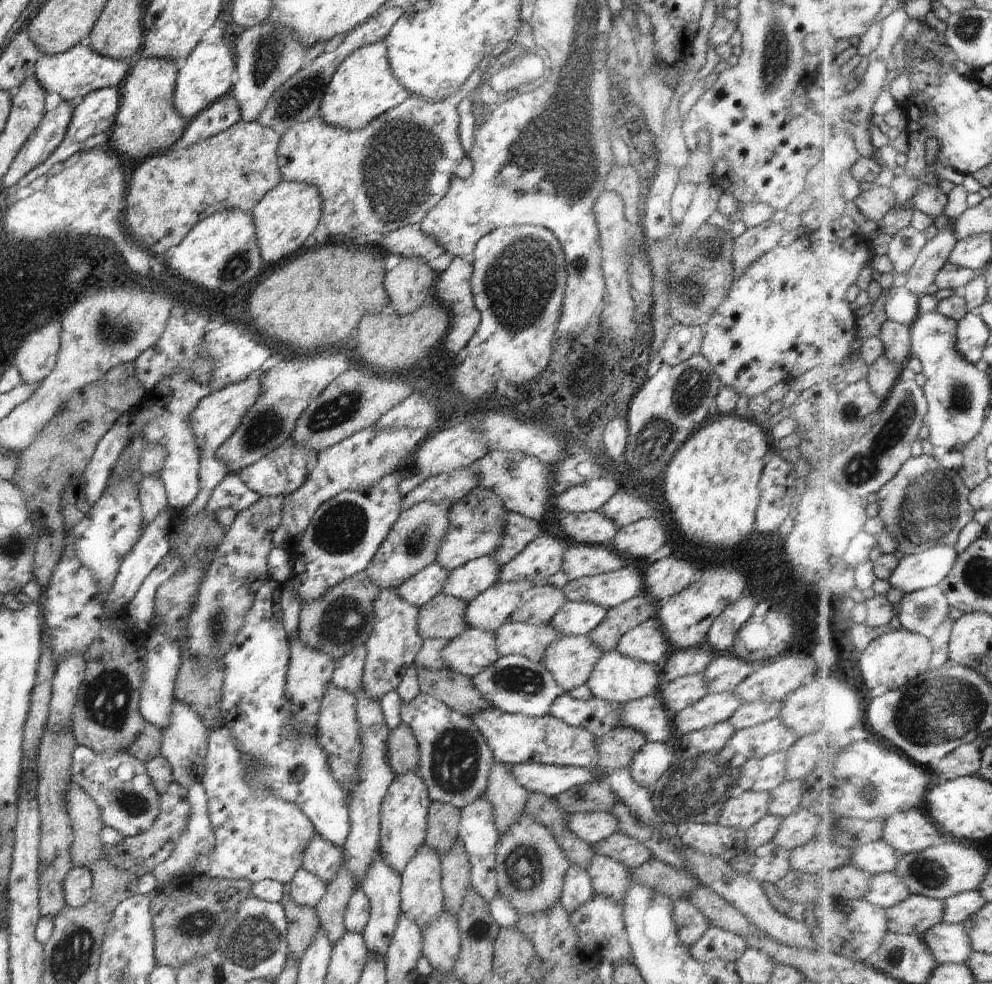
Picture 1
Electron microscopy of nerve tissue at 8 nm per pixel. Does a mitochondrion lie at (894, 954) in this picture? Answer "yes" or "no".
yes

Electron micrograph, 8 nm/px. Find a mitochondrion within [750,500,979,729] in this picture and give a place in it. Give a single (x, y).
(927, 613)

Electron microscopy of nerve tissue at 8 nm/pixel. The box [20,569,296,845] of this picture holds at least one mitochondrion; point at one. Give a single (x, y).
(107, 698)

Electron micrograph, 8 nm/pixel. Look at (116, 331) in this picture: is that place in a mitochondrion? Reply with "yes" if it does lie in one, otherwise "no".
yes

